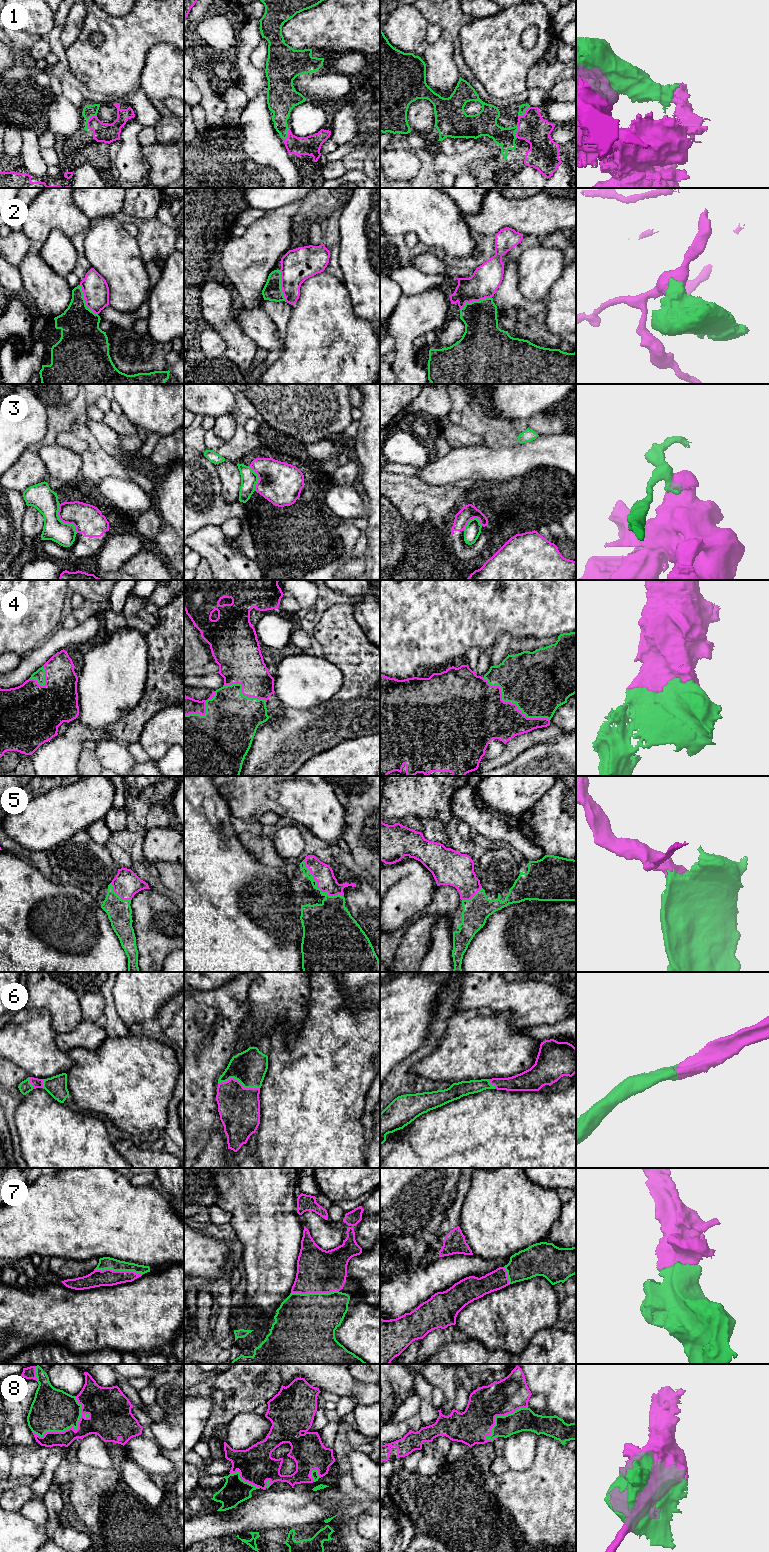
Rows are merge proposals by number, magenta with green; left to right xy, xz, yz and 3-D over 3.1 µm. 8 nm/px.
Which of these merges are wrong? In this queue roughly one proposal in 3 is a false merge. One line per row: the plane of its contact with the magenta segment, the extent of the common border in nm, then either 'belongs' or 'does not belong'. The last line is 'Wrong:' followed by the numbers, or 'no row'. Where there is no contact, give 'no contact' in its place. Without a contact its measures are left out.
1: contact in xy; length 130 nm; belongs
2: contact in yz; length 280 nm; does not belong
3: contact in xy; length 280 nm; does not belong
4: contact in yz; length 650 nm; belongs
5: contact in xz; length 440 nm; belongs
6: contact in xz; length 340 nm; belongs
7: contact in xy; length 400 nm; belongs
8: contact in xy; length 460 nm; belongs
Wrong: 2, 3

